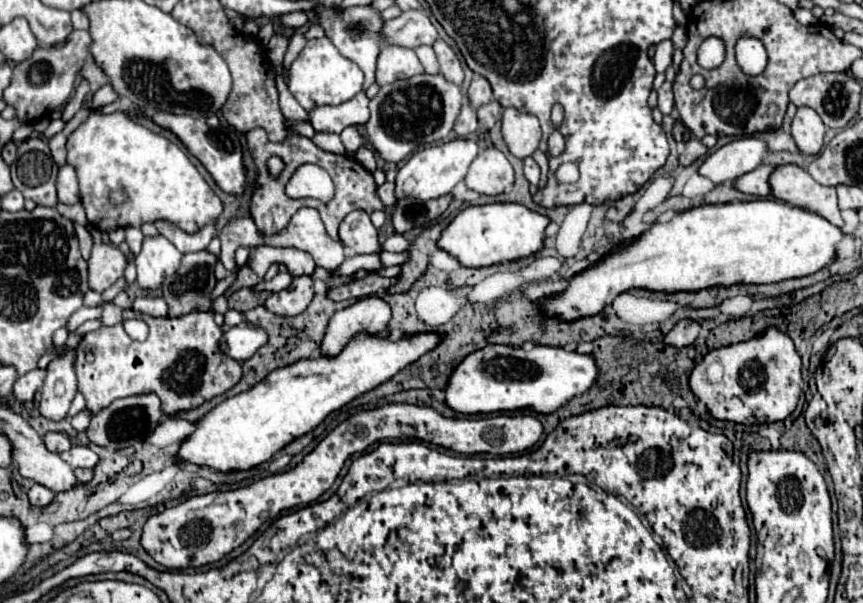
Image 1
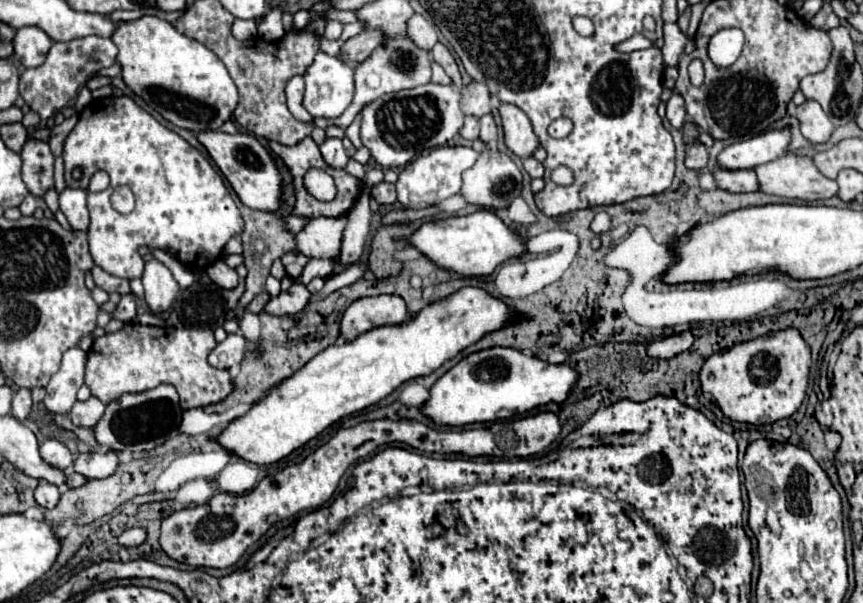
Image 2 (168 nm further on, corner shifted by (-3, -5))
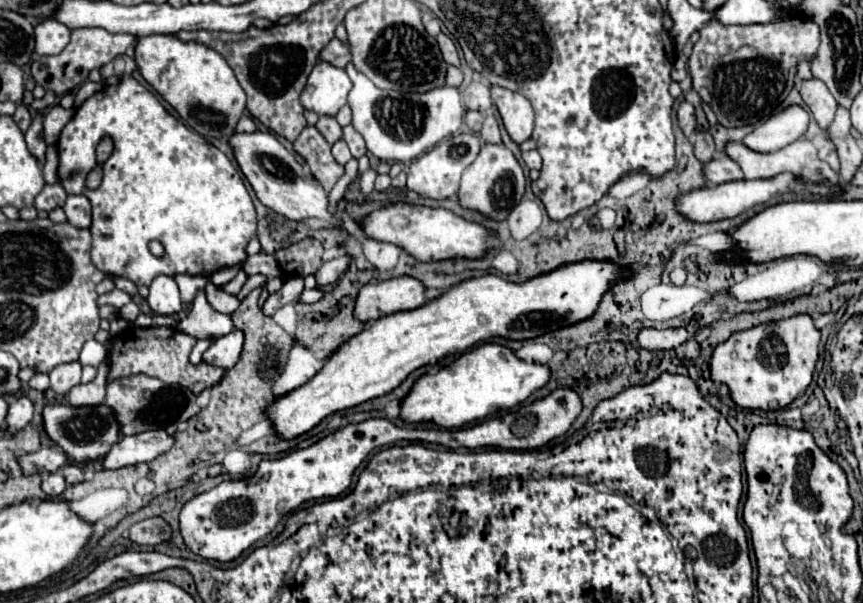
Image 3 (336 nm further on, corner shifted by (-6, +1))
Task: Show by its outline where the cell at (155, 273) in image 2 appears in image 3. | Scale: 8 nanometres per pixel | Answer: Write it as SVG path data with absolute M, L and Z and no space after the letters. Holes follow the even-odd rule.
M158 275L150 283L150 295L148 295L148 305L154 313L160 315L176 315L182 309L180 301L180 291L178 285L172 277L168 275Z

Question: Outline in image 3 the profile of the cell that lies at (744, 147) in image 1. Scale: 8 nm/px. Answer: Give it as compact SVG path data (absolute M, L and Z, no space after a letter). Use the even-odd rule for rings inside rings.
M792 105L770 119L762 119L755 127L740 143L756 153L774 153L806 133L808 113Z

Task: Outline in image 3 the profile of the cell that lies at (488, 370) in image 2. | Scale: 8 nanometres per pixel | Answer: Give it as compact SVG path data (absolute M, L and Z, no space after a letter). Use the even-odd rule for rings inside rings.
M484 343L466 351L436 375L420 377L404 397L400 417L408 423L432 421L446 429L462 427L526 401L536 389L542 389L550 381L550 375L552 371L548 365L528 363L506 345Z

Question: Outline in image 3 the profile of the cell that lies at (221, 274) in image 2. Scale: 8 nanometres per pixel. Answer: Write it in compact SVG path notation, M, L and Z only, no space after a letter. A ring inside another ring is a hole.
M238 271L238 275L230 281L230 283L226 283L226 285L222 285L220 289L222 291L226 291L226 293L232 293L232 295L236 295L240 289L242 289L242 285L244 285L244 281L248 279L248 275L244 273L244 271Z

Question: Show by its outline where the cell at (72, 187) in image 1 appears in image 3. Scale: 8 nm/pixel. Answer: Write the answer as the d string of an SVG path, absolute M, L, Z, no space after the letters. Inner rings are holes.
M68 195L64 203L64 213L68 221L76 227L90 227L90 201L84 195Z

